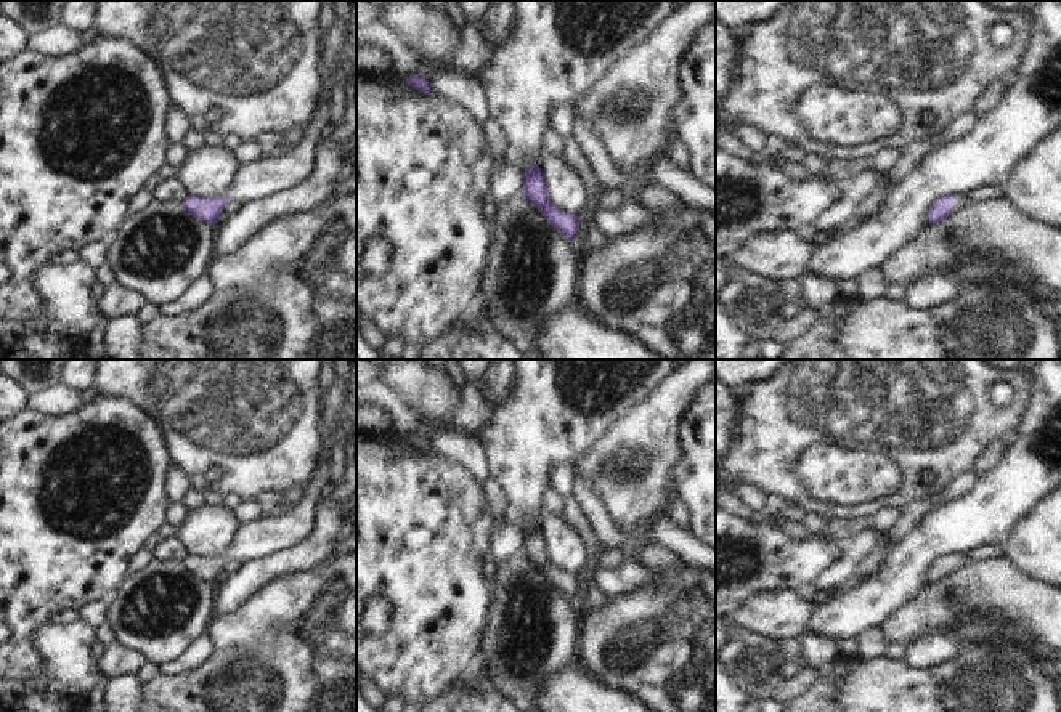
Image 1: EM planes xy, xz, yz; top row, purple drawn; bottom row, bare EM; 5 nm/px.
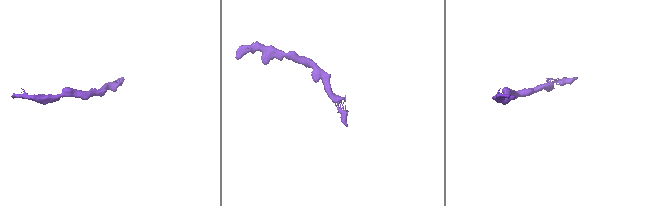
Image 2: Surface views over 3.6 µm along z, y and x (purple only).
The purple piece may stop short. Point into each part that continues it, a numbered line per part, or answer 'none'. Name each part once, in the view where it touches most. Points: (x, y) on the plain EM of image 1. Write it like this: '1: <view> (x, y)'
1: yz (959, 560)

